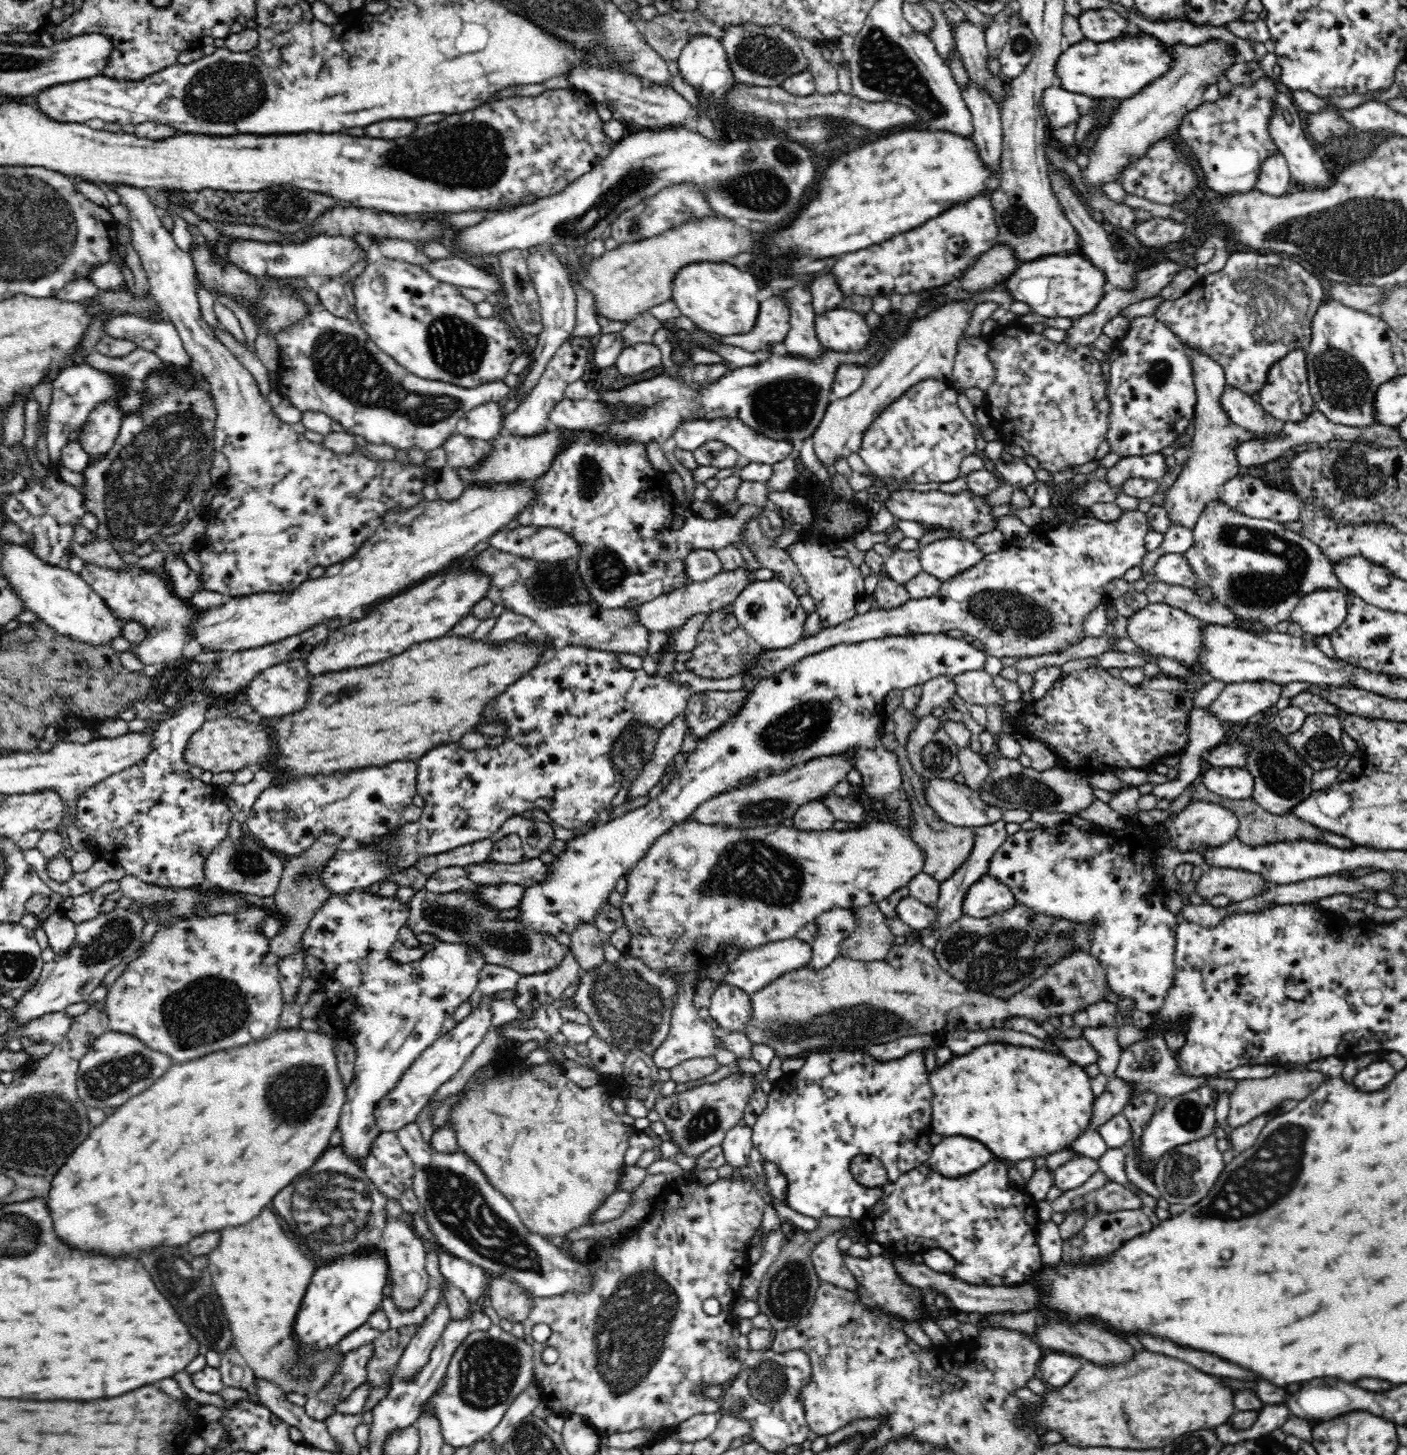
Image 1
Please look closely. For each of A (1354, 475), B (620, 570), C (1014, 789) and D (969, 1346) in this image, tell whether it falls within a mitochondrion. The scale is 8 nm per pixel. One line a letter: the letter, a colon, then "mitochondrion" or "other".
A: mitochondrion
B: mitochondrion
C: mitochondrion
D: other

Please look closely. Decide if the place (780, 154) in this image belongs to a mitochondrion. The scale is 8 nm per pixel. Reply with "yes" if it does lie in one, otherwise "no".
yes

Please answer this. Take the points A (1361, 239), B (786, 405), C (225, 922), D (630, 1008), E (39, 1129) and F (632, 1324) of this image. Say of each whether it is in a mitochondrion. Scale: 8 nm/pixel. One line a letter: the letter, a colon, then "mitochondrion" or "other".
A: mitochondrion
B: mitochondrion
C: other
D: mitochondrion
E: mitochondrion
F: mitochondrion

